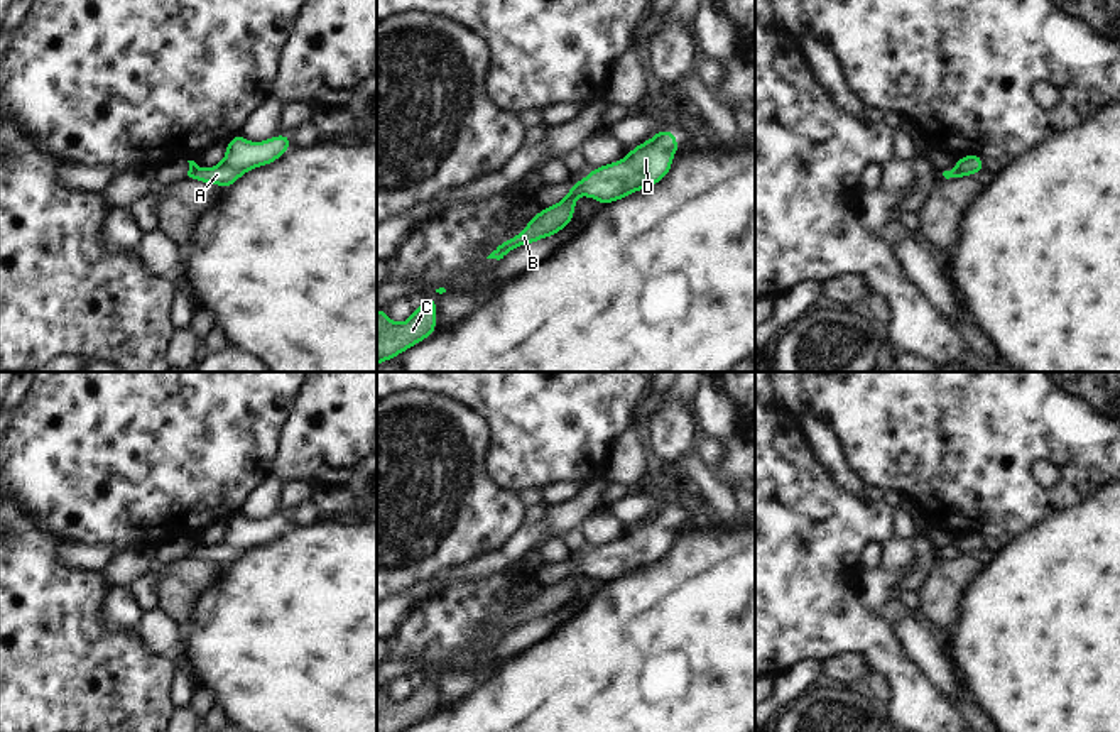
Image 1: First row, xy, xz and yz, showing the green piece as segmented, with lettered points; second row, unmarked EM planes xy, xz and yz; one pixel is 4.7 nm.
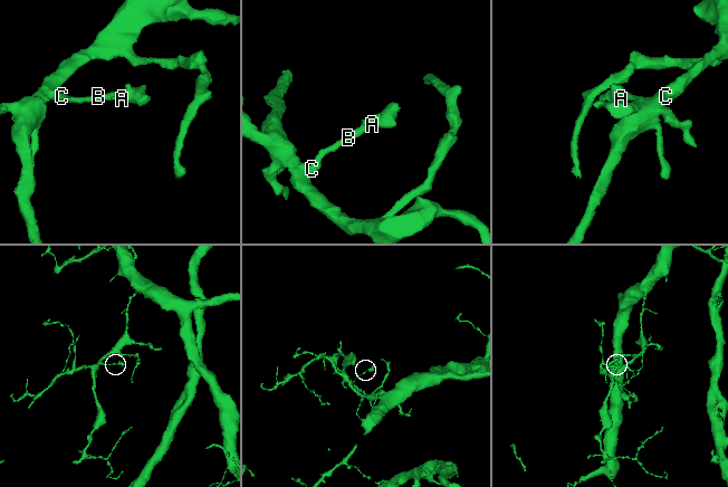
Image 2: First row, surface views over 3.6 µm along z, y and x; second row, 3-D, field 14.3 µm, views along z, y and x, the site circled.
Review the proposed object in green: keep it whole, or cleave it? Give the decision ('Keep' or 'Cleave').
Cleave.

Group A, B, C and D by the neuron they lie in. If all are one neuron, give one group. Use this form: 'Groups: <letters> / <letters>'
Groups: A D / B C.

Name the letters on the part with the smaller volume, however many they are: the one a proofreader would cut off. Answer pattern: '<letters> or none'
A, D

